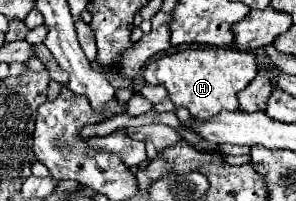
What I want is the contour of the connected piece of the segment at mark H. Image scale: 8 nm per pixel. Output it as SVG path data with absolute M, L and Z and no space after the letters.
M233 48L181 50L177 54L159 56L145 68L149 84L163 84L175 106L183 106L195 118L211 118L221 110L237 110L237 92L241 92L257 76L257 58L253 52L237 52Z

